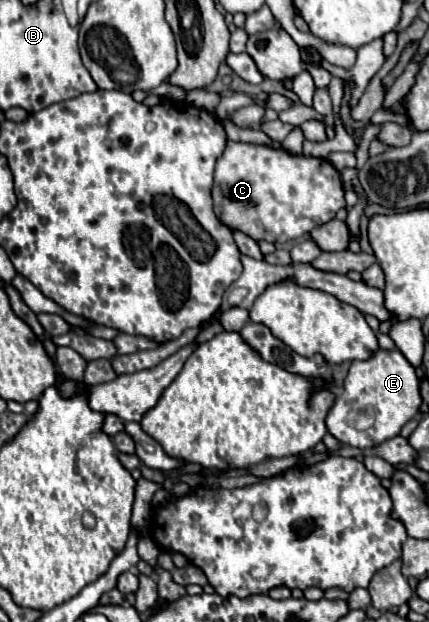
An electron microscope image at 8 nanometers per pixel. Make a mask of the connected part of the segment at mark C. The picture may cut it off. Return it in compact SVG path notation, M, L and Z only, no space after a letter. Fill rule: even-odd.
M227 141L227 149L215 165L213 203L219 219L227 227L241 229L243 233L249 233L249 237L253 237L255 241L265 239L271 243L285 243L307 235L315 225L319 227L331 221L335 213L345 207L345 191L339 171L327 159L291 155L285 149L275 147Z

